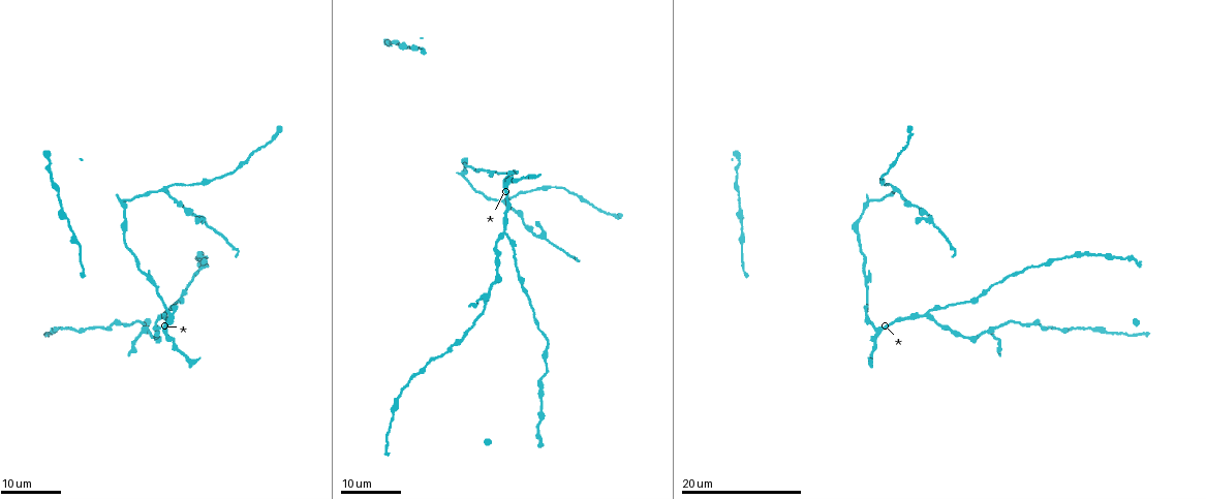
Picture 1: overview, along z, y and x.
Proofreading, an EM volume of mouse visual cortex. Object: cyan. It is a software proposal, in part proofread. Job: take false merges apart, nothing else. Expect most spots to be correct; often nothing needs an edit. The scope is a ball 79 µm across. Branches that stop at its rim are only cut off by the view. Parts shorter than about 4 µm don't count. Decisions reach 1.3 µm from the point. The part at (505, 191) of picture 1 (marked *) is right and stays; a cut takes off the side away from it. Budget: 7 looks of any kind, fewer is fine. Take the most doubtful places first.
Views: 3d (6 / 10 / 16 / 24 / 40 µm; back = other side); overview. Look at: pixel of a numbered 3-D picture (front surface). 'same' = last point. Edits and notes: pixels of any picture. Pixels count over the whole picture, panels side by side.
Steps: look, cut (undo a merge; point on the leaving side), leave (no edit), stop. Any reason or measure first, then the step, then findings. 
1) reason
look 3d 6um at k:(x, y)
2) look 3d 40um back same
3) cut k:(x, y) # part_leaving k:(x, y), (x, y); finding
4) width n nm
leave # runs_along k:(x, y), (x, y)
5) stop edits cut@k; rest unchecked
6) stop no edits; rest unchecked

a fork
look 3d 24um at 1:(502, 233)

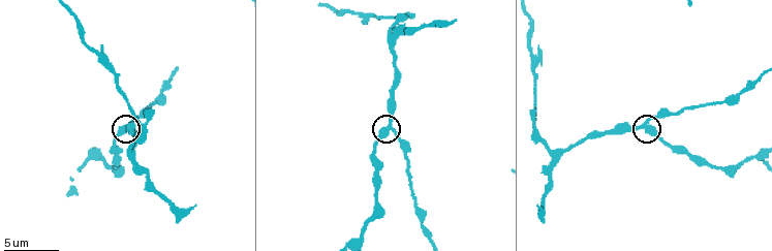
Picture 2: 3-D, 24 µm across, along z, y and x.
look 3d 10um at 2:(648, 126)

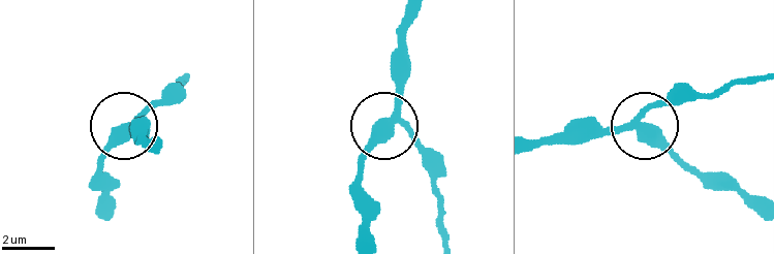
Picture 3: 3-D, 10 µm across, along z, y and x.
look 3d 6um at 3:(391, 125)

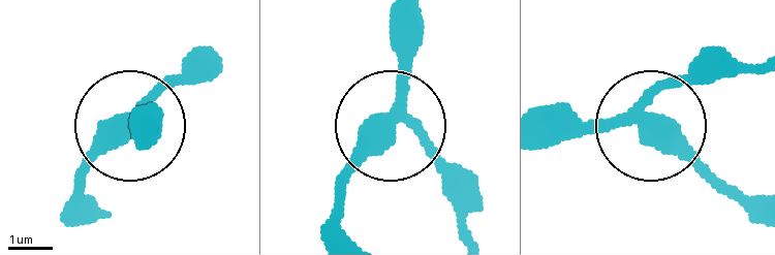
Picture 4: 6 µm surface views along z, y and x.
arms 3
leave # runs_along 4:(544, 145), (643, 123), (729, 196); continuous, no second neuron

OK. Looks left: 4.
four arms meet
look 3d 16um at 2:(89, 156)

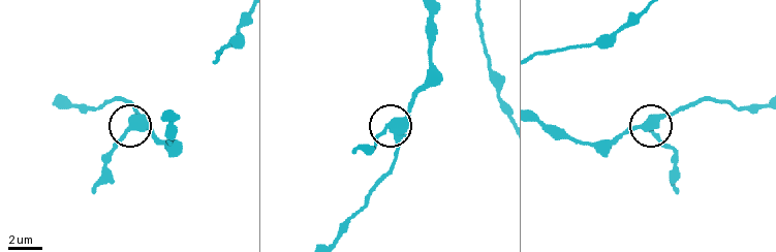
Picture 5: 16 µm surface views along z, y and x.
look 3d 6um at 5:(394, 127)

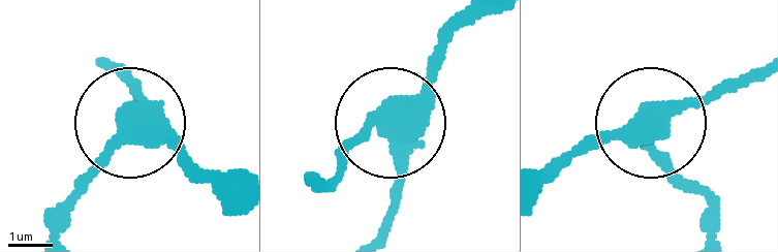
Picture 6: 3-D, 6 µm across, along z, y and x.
side_arm 5 um
leave # runs_along 6:(538, 184), (593, 147), (646, 135), (701, 191); continuous, no second neuron

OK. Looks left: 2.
three-way junction
look 3d 24um at 1:(505, 201)

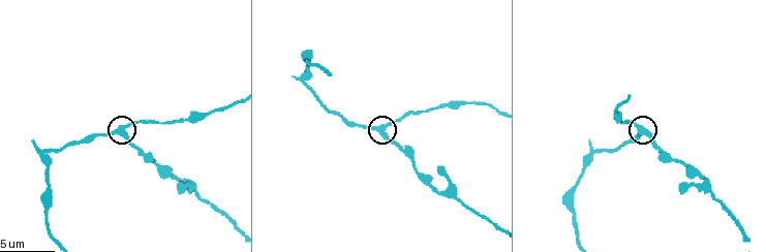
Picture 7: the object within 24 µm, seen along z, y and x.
look 3d 10um at 7:(122, 131)

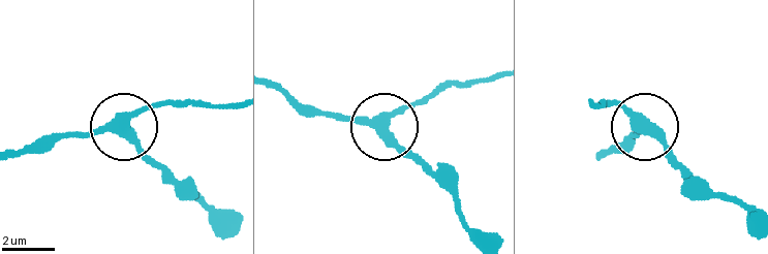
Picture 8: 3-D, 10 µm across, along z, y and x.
side_arm 21 um
leave # runs_along 8:(275, 83), (302, 102), (381, 127), (433, 176); continuous, no second neuron

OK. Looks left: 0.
stop no edits; rest unchecked

